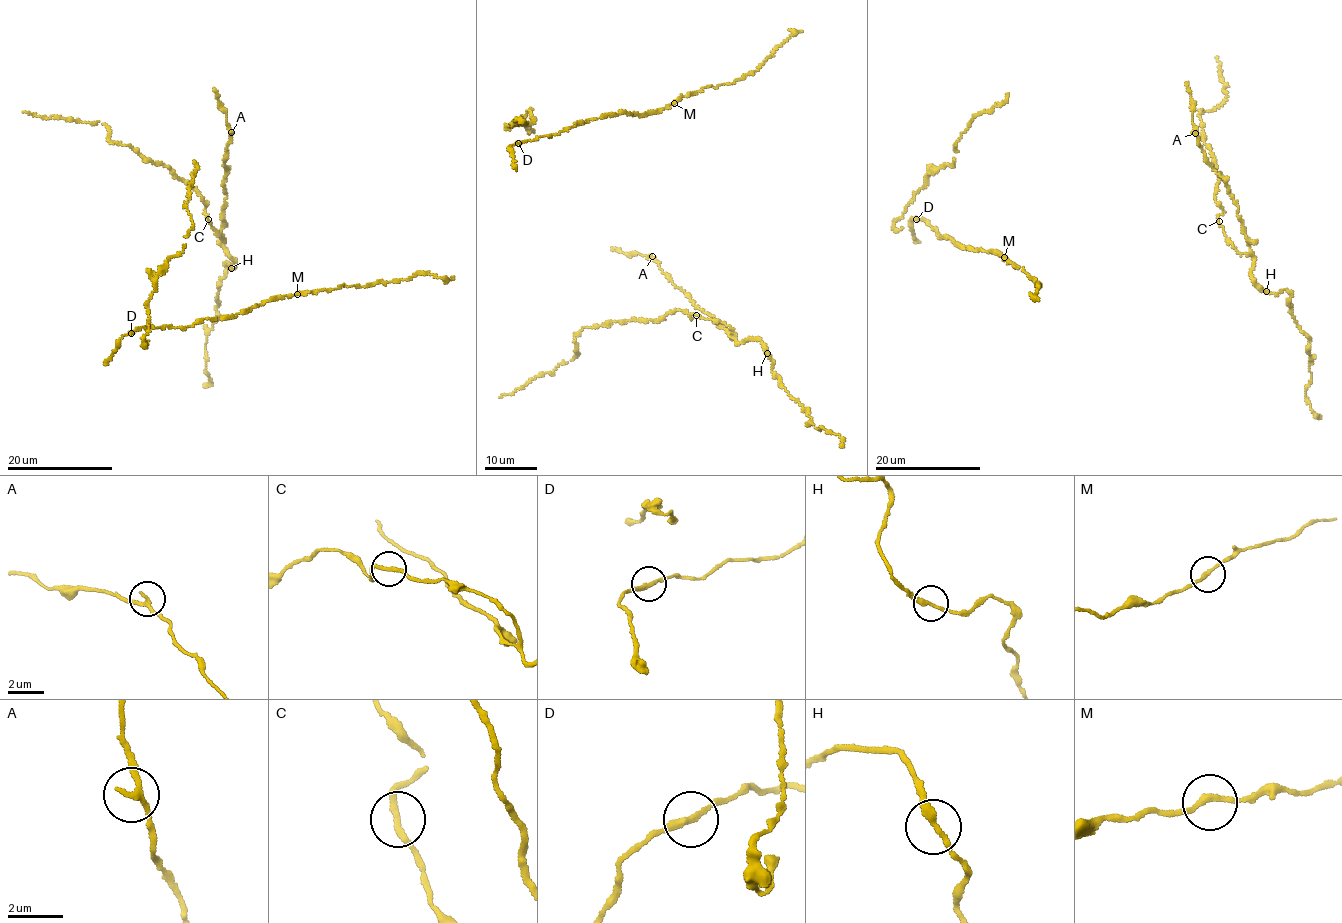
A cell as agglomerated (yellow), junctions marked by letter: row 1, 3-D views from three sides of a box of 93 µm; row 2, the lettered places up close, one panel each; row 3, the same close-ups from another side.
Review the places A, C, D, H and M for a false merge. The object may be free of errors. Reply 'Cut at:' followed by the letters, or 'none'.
Cut at: none

